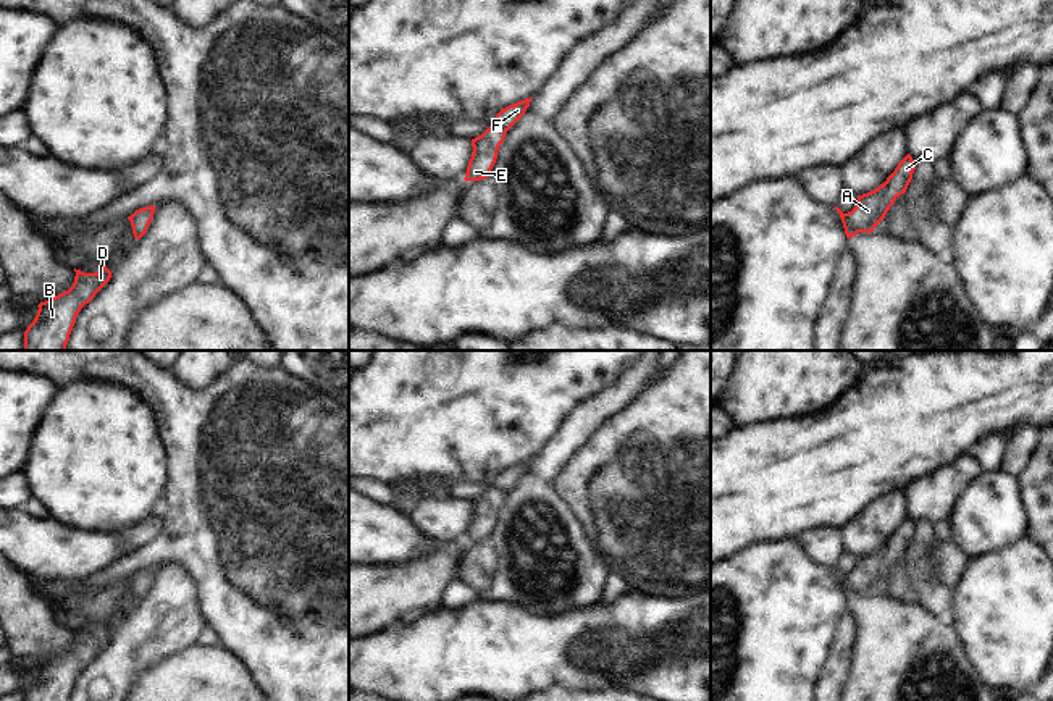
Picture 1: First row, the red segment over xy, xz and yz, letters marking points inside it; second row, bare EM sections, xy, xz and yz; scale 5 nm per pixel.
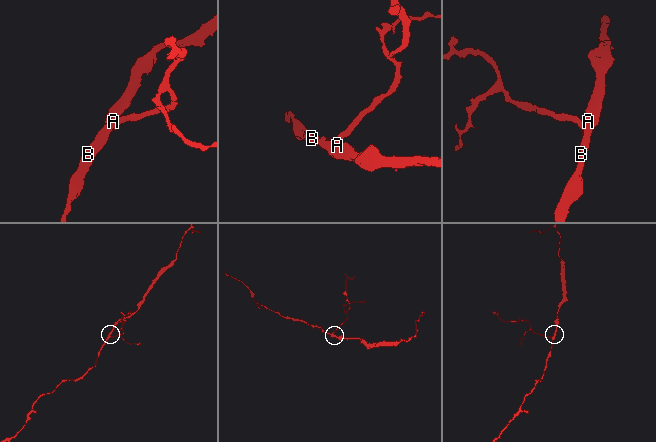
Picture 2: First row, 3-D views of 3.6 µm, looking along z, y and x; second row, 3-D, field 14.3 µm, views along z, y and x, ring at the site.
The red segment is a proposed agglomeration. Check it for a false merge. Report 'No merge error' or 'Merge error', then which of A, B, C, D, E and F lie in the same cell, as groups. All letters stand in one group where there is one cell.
Merge error. Groups: A B C D E / F.

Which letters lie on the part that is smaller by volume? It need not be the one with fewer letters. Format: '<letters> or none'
F

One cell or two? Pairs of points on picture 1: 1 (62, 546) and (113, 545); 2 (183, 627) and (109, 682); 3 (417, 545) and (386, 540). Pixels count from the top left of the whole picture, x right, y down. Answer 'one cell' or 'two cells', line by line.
1: one cell
2: one cell
3: one cell

